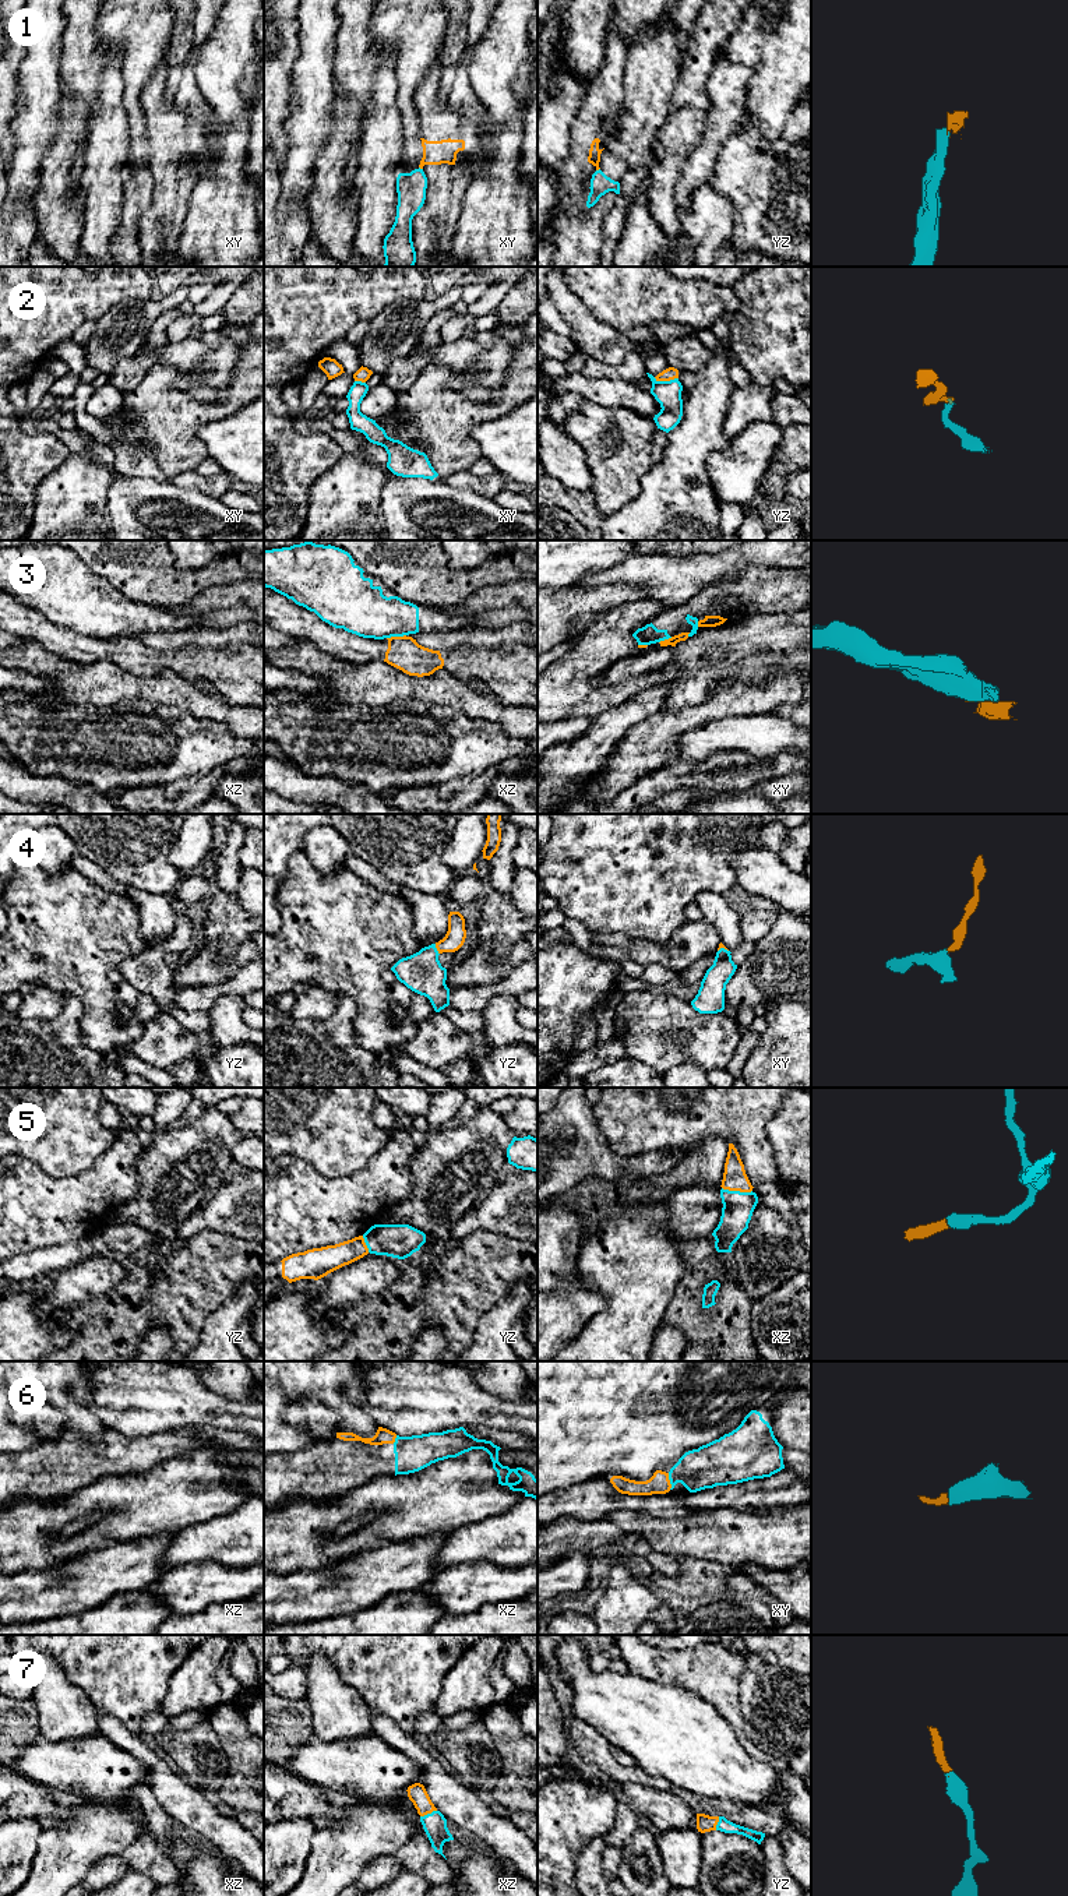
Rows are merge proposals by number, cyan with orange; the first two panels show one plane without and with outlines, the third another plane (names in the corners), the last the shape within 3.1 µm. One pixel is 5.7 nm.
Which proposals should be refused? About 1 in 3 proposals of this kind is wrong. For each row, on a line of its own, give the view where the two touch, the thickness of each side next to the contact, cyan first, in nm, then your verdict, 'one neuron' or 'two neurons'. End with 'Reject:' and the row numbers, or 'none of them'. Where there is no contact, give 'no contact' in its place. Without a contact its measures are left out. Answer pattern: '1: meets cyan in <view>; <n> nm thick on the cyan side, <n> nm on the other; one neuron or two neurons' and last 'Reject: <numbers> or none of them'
1: meets cyan in xy; 170 nm thick on the cyan side, 140 nm on the other; two neurons
2: meets cyan in yz; 150 nm thick on the cyan side, 70 nm on the other; two neurons
3: meets cyan in xz; 300 nm thick on the cyan side, 190 nm on the other; two neurons
4: meets cyan in yz; 240 nm thick on the cyan side, 120 nm on the other; one neuron
5: meets cyan in xz; 180 nm thick on the cyan side, 140 nm on the other; one neuron
6: meets cyan in xy; 240 nm thick on the cyan side, 120 nm on the other; one neuron
7: meets cyan in xz; 140 nm thick on the cyan side, 110 nm on the other; one neuron
Reject: 1, 2, 3

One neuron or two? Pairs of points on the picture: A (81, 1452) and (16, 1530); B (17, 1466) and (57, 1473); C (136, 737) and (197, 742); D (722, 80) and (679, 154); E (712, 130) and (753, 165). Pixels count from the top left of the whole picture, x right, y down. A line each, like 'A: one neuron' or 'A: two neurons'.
A: two neurons
B: one neuron
C: one neuron
D: two neurons
E: two neurons

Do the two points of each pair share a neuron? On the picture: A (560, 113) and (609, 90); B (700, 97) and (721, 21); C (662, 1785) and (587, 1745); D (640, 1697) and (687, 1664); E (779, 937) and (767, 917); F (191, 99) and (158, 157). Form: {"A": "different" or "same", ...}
{"A": "different", "B": "same", "C": "same", "D": "different", "E": "different", "F": "different"}

